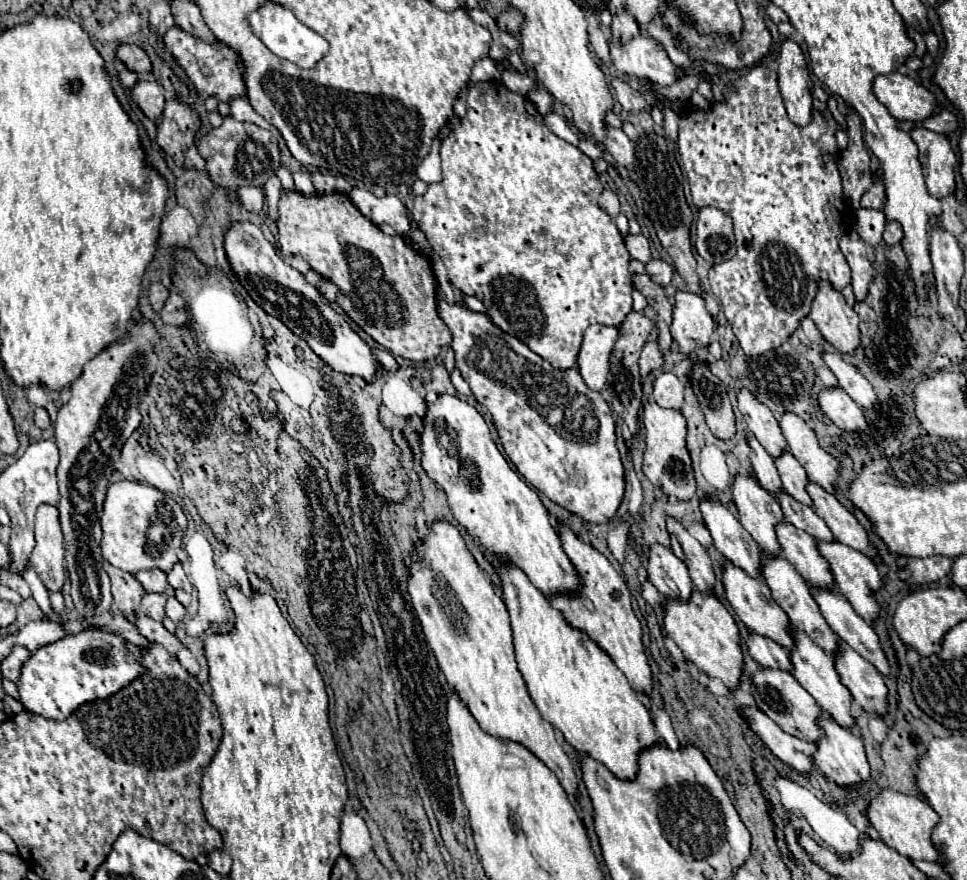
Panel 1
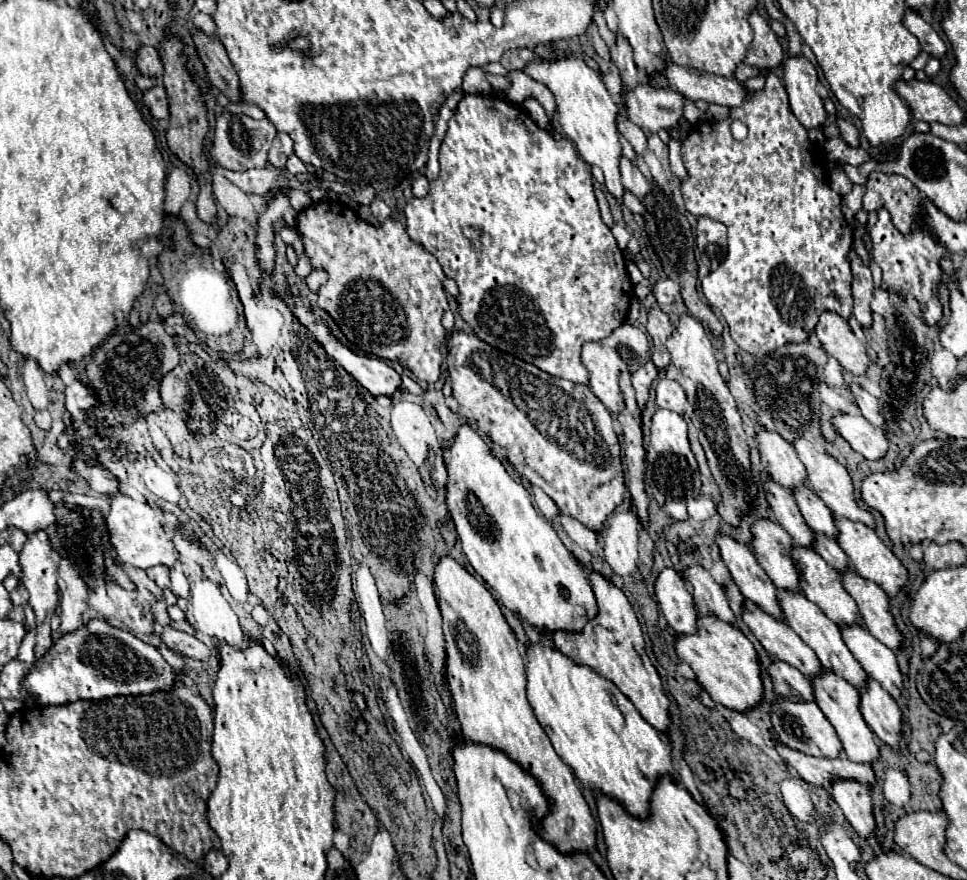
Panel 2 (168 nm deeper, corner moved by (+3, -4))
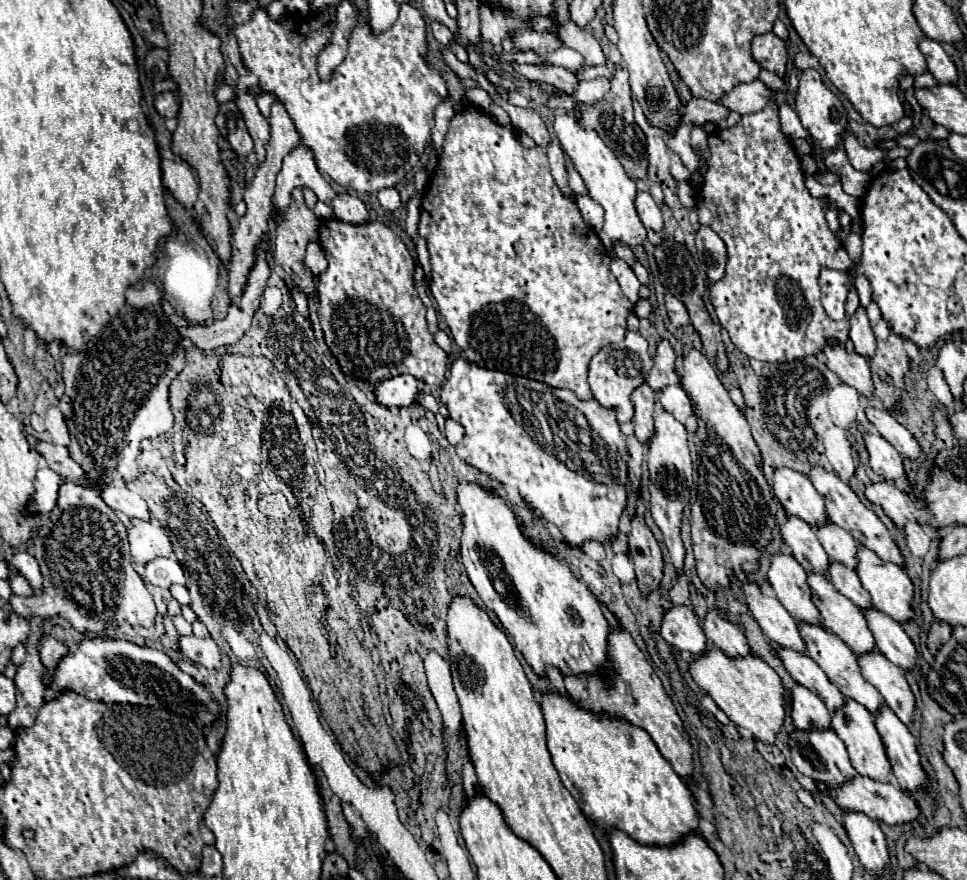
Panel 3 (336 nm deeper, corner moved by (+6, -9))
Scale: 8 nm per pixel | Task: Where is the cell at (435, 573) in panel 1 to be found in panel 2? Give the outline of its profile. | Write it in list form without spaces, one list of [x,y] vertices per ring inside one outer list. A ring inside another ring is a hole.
[[[443,557],[437,563],[435,587],[447,639],[447,689],[451,691],[463,737],[471,743],[503,751],[537,779],[549,799],[549,813],[541,819],[541,837],[545,841],[565,855],[573,851],[589,853],[595,847],[595,819],[581,795],[577,779],[555,753],[525,697],[523,657],[497,601],[483,583],[451,557]]]

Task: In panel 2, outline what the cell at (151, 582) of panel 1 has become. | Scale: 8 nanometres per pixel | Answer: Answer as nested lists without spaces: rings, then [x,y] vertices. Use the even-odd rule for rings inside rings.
[[[155,565],[155,567],[149,567],[147,569],[147,575],[159,585],[159,587],[169,587],[169,571],[171,571],[171,567],[167,567],[167,565]]]

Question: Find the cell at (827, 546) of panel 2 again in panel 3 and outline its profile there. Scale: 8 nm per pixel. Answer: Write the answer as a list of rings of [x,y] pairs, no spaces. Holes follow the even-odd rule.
[[[830,562],[828,578],[836,586],[836,590],[842,592],[846,598],[850,598],[858,608],[870,608],[872,606],[870,594],[862,588],[856,570],[846,568],[844,564],[838,564],[838,562]]]

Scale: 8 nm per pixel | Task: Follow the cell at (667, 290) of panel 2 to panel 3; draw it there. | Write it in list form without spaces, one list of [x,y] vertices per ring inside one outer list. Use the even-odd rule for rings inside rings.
[[[670,292],[664,296],[664,300],[666,300],[666,310],[668,310],[668,316],[670,316],[670,320],[672,320],[672,324],[674,326],[684,326],[684,324],[688,324],[690,320],[688,320],[688,312],[686,312],[686,306],[676,298],[676,296],[672,296]]]

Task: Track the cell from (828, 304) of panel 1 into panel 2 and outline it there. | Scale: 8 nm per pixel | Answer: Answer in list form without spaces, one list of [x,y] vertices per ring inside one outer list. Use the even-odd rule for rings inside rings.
[[[823,313],[815,333],[827,355],[835,357],[845,371],[853,375],[865,375],[869,357],[865,347],[855,339],[847,321],[843,321],[837,313]]]

